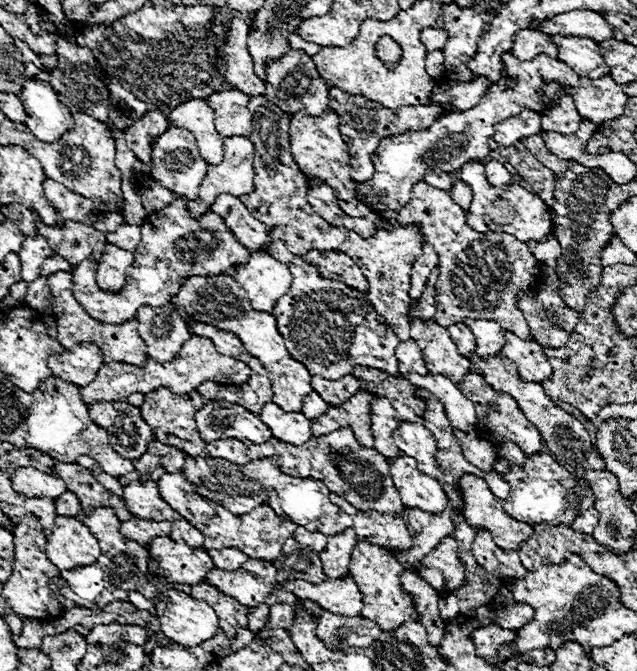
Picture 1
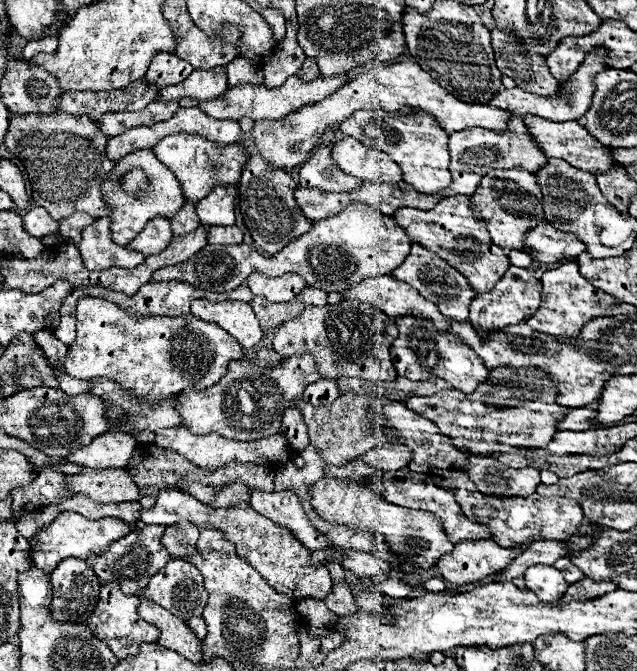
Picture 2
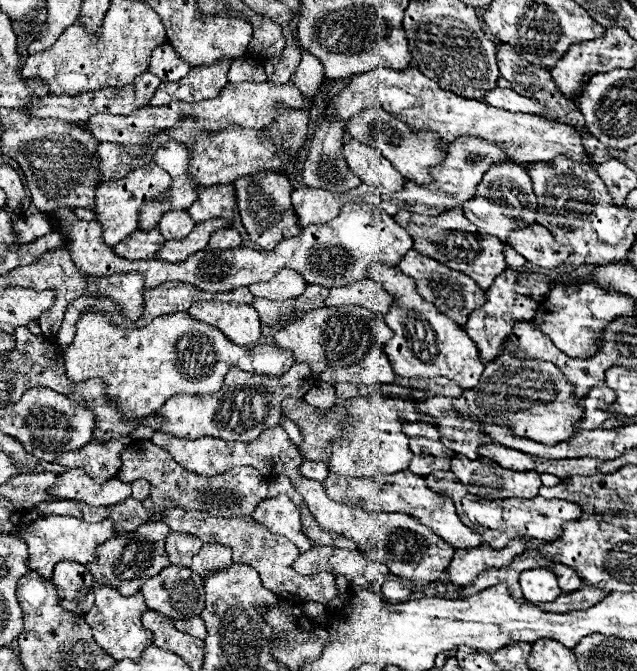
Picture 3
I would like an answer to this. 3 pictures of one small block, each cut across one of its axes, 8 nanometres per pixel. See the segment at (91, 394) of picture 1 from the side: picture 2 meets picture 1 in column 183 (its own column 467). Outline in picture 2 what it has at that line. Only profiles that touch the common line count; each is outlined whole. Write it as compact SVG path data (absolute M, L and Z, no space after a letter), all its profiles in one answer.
M408 314L408 318L396 318L396 326L400 326L400 338L396 338L396 342L392 344L390 354L400 376L406 376L414 382L442 378L464 394L472 394L480 384L486 382L488 370L484 368L480 358L476 358L476 354L472 354L468 346L456 342L456 338L452 338L450 334L440 334L436 326L424 322L424 318L416 318L416 314Z

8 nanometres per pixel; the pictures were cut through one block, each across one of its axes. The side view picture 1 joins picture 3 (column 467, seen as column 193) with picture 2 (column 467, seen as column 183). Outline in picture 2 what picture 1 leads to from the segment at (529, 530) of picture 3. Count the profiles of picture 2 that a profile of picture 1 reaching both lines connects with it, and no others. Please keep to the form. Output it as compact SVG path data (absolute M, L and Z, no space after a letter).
M432 470L432 482L436 486L448 486L448 490L454 492L456 500L460 502L464 514L472 518L474 522L484 522L492 530L492 540L498 542L502 548L514 548L520 544L526 544L532 538L552 538L552 540L568 540L576 526L584 520L582 508L562 496L556 498L540 498L538 494L532 496L512 496L512 498L498 498L480 494L476 490L462 490L462 486L470 486L470 478L466 472L460 470Z

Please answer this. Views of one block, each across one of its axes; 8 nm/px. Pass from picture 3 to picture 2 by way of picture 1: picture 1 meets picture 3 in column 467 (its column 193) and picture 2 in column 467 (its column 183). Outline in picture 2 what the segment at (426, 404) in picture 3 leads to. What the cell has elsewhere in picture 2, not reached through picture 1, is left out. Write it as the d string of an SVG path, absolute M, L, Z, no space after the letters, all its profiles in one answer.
M500 368L500 370L492 370L488 374L488 382L484 382L476 394L462 394L460 390L444 390L432 396L412 396L406 400L406 406L416 412L422 414L424 418L436 422L436 426L440 428L442 434L448 434L450 438L468 438L468 440L482 440L482 442L504 442L504 444L512 444L512 446L538 446L544 448L552 434L556 434L556 422L562 420L566 416L566 408L558 408L554 404L554 396L556 396L556 388L552 384L552 380L548 378L548 374L544 374L544 370L536 370L536 368L520 368L520 370L512 370L512 368Z

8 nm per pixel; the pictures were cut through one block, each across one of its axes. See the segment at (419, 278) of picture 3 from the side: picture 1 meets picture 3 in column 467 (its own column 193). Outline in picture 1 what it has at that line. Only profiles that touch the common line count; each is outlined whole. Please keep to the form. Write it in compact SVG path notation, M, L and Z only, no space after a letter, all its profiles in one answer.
M226 274L220 276L190 276L184 278L180 292L170 300L170 306L186 320L192 318L194 322L204 322L212 326L220 326L220 330L232 330L238 334L238 338L244 342L244 348L260 358L264 364L270 380L272 380L272 392L278 406L284 406L284 410L302 410L302 400L312 392L310 386L310 372L306 366L298 360L294 360L284 344L282 334L276 328L276 320L272 314L260 314L258 310L252 310L244 288Z

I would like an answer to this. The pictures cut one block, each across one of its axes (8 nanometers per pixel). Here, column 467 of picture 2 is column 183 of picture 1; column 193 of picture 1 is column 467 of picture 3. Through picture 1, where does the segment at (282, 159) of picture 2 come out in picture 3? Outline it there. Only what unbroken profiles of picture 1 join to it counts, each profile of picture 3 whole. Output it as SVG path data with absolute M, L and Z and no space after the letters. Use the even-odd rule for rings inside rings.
M380 66L376 70L370 70L366 74L352 76L344 92L332 98L324 106L324 114L328 118L340 118L348 120L350 116L358 114L364 108L372 108L380 104L384 110L388 110L392 116L408 122L414 130L430 128L438 132L438 136L444 140L444 144L450 144L458 136L482 136L490 142L498 142L504 146L508 158L516 164L522 162L548 162L554 156L562 154L566 158L572 158L580 164L592 164L590 154L586 152L582 144L582 134L562 122L546 120L538 114L514 114L508 110L492 108L478 100L468 100L462 96L456 96L452 92L442 90L434 80L426 78L418 68L406 68L406 70L392 70L388 66ZM404 110L418 110L418 112L404 112Z

